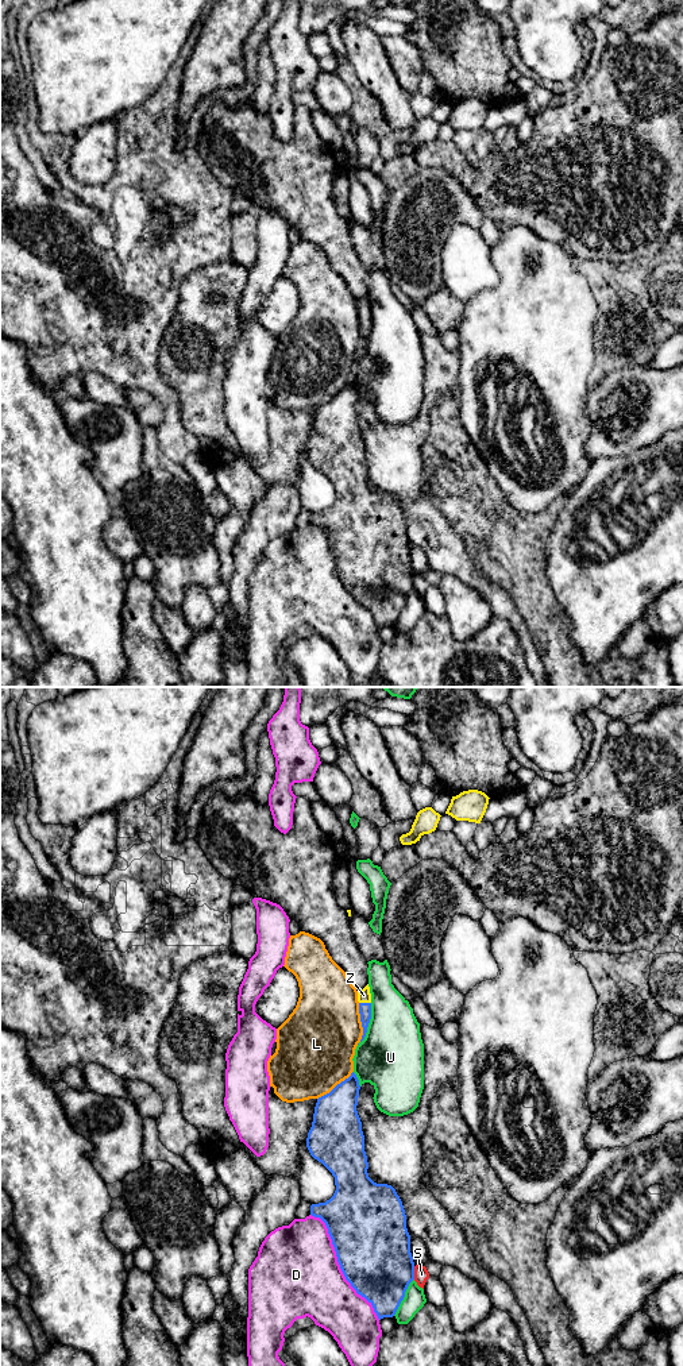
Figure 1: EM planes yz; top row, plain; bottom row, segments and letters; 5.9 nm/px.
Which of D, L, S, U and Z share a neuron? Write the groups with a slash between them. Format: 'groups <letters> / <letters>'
groups D / L / S / U / Z

